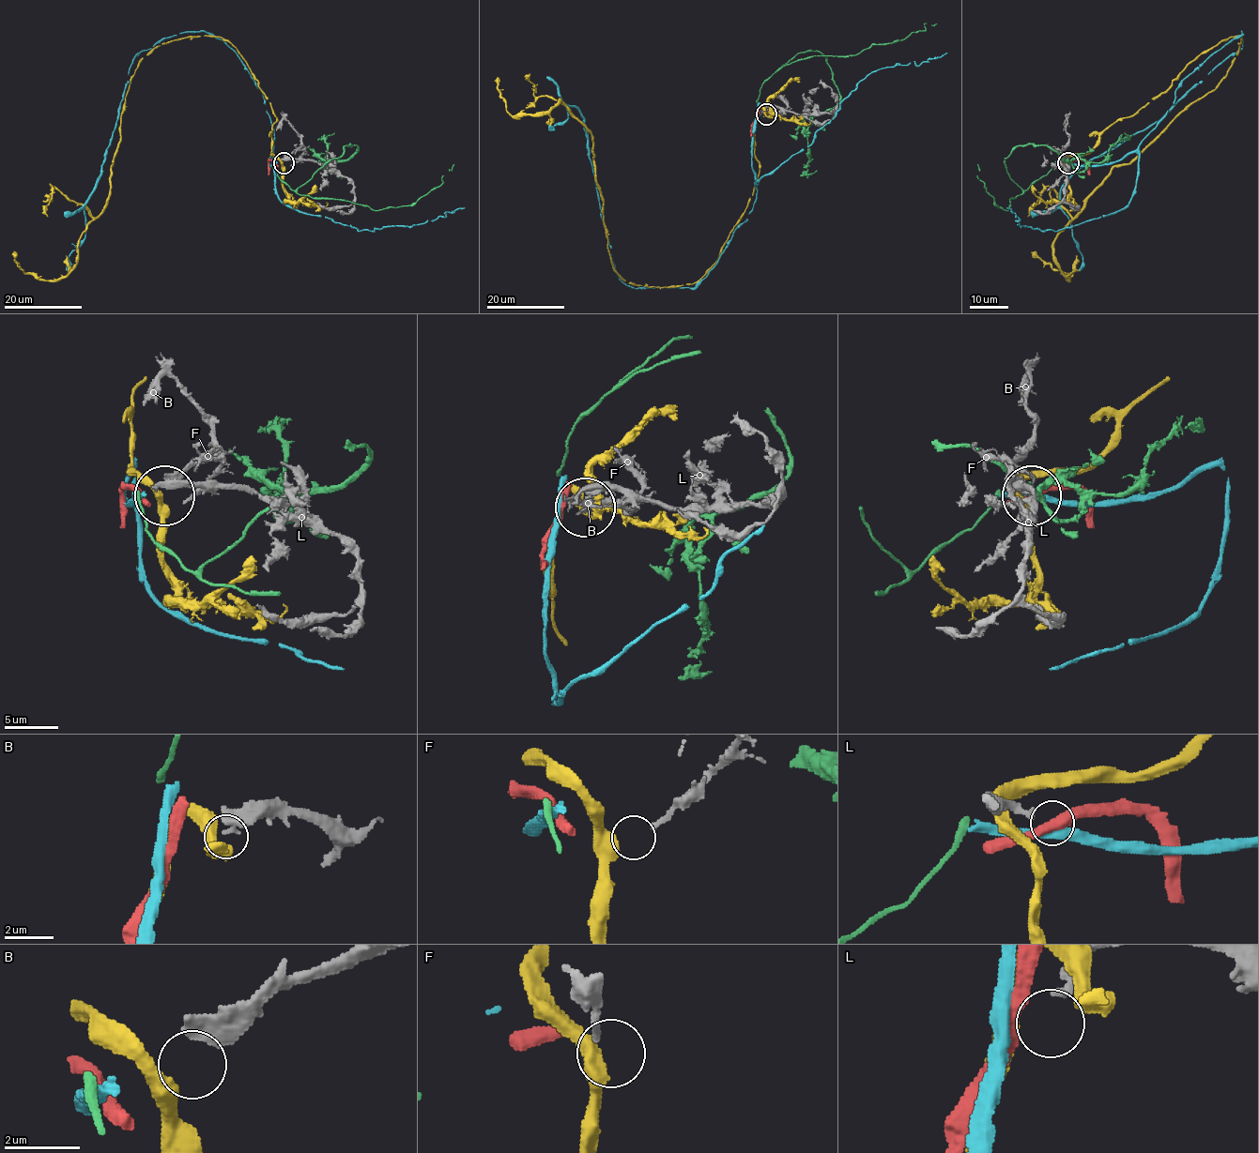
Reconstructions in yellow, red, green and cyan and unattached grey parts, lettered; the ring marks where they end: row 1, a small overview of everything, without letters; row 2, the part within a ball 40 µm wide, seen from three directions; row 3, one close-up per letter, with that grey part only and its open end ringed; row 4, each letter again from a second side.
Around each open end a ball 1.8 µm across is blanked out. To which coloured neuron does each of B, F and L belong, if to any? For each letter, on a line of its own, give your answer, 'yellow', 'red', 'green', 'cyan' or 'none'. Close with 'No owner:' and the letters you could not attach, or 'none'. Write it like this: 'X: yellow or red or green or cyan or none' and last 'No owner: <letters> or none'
B: none
F: yellow
L: none
No owner: B, L

